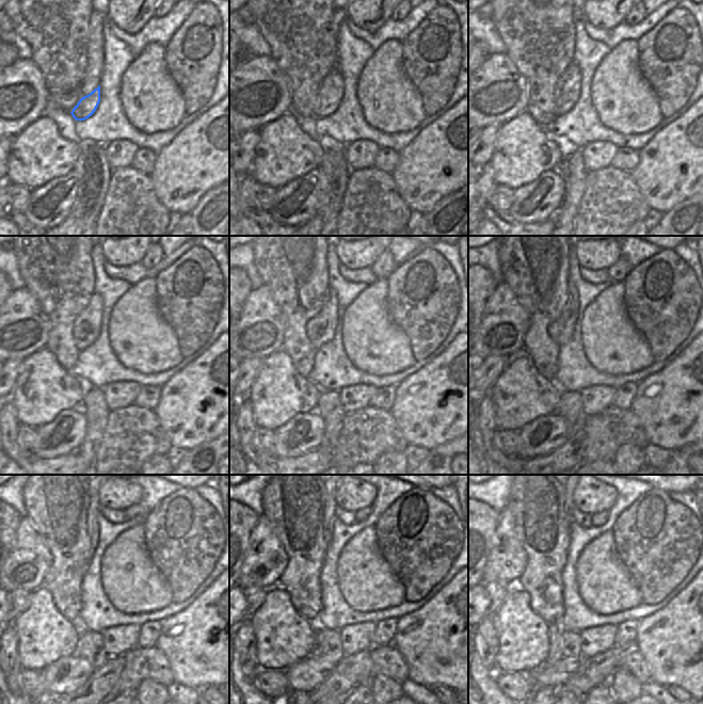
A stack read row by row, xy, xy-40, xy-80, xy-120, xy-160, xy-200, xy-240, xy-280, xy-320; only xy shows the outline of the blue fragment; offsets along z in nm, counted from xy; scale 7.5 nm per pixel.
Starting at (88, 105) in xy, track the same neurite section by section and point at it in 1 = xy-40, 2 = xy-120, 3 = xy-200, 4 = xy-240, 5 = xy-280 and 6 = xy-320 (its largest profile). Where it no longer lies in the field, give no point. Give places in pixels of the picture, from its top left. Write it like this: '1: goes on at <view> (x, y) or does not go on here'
1: goes on at xy-40 (330, 93)
2: goes on at xy-120 (86, 328)
3: goes on at xy-200 (561, 330)
4: goes on at xy-240 (92, 525)
5: goes on at xy-280 (330, 507)
6: goes on at xy-320 (569, 501)

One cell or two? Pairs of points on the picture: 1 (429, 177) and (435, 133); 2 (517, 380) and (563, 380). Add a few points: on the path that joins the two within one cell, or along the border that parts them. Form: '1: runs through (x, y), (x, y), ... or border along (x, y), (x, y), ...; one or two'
1: runs through (432, 166), (435, 163), (435, 144); one
2: border along (554, 379), (562, 392); two

